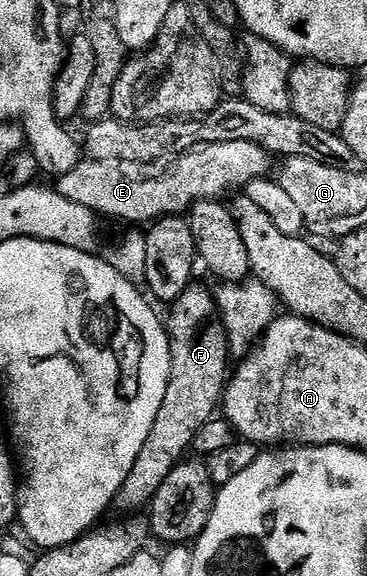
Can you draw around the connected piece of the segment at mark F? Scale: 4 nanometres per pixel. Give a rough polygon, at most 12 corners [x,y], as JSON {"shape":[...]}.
{"shape":[[192,284],[164,322],[172,356],[156,424],[112,506],[149,507],[232,370],[217,297]]}

